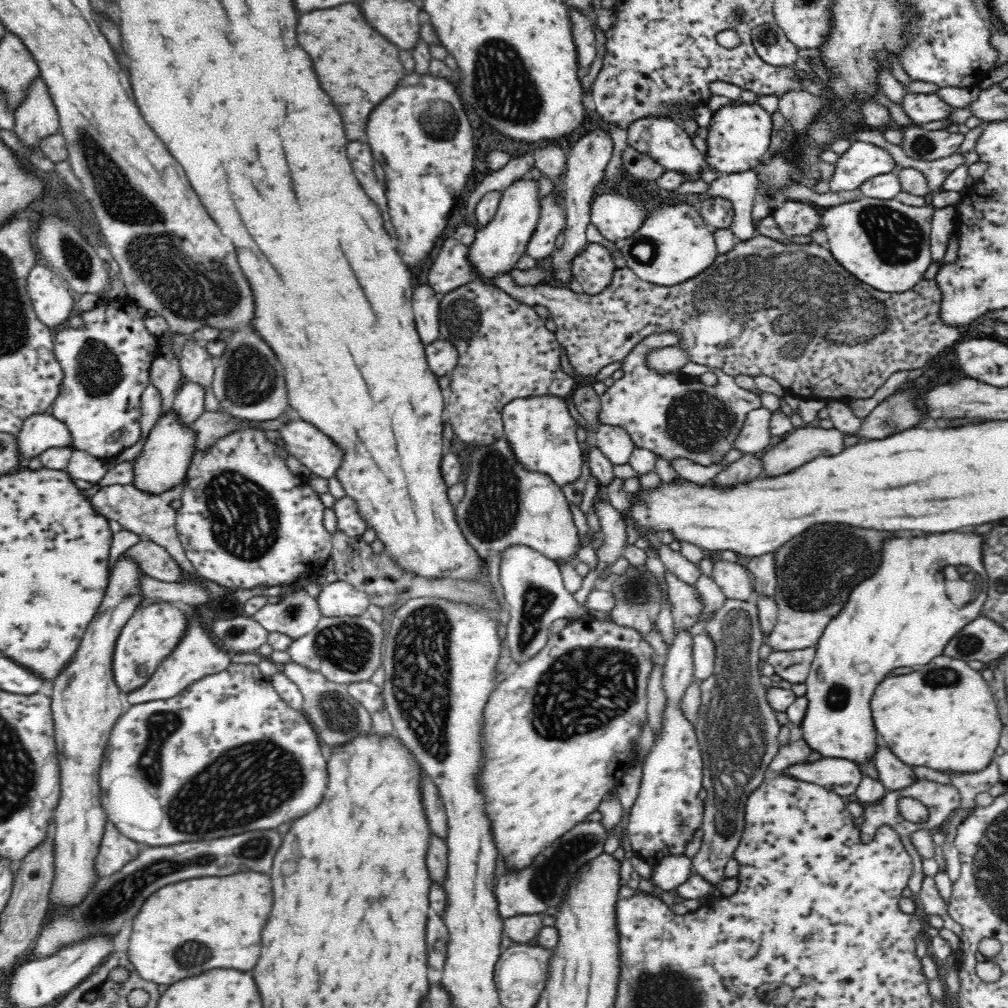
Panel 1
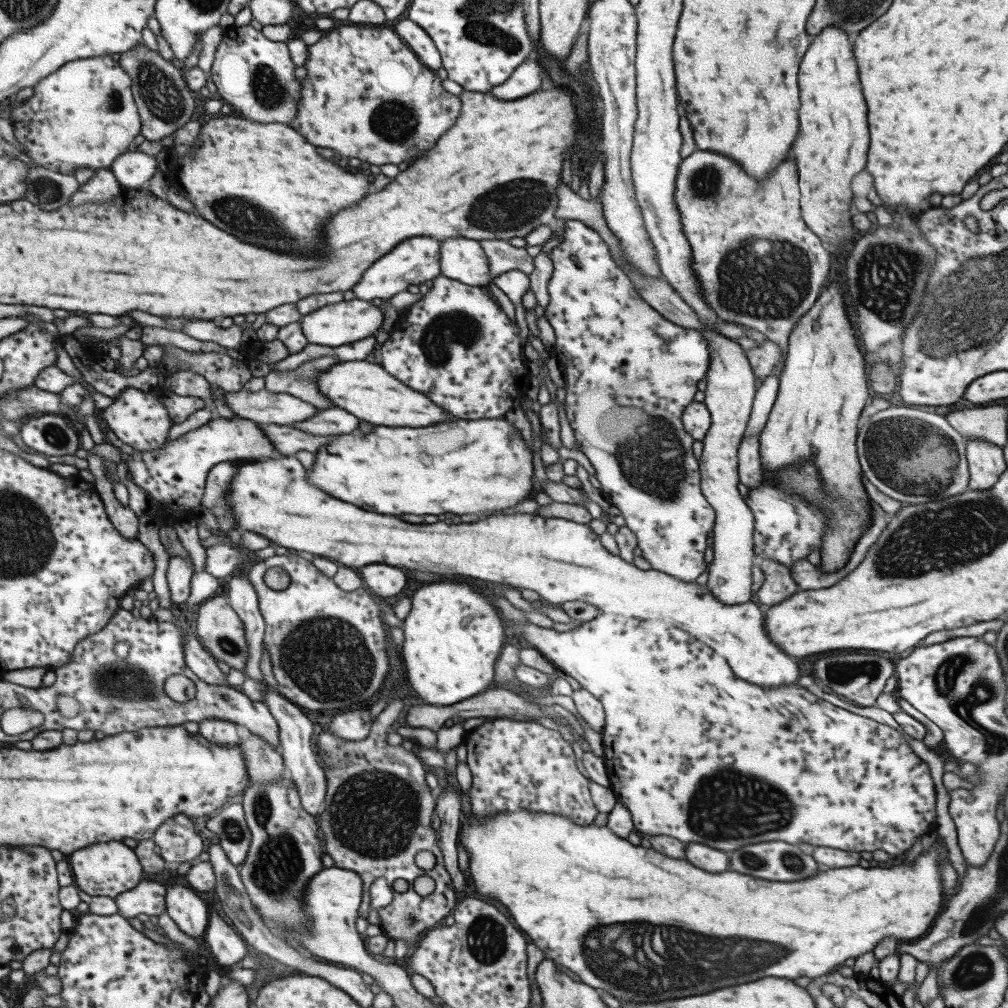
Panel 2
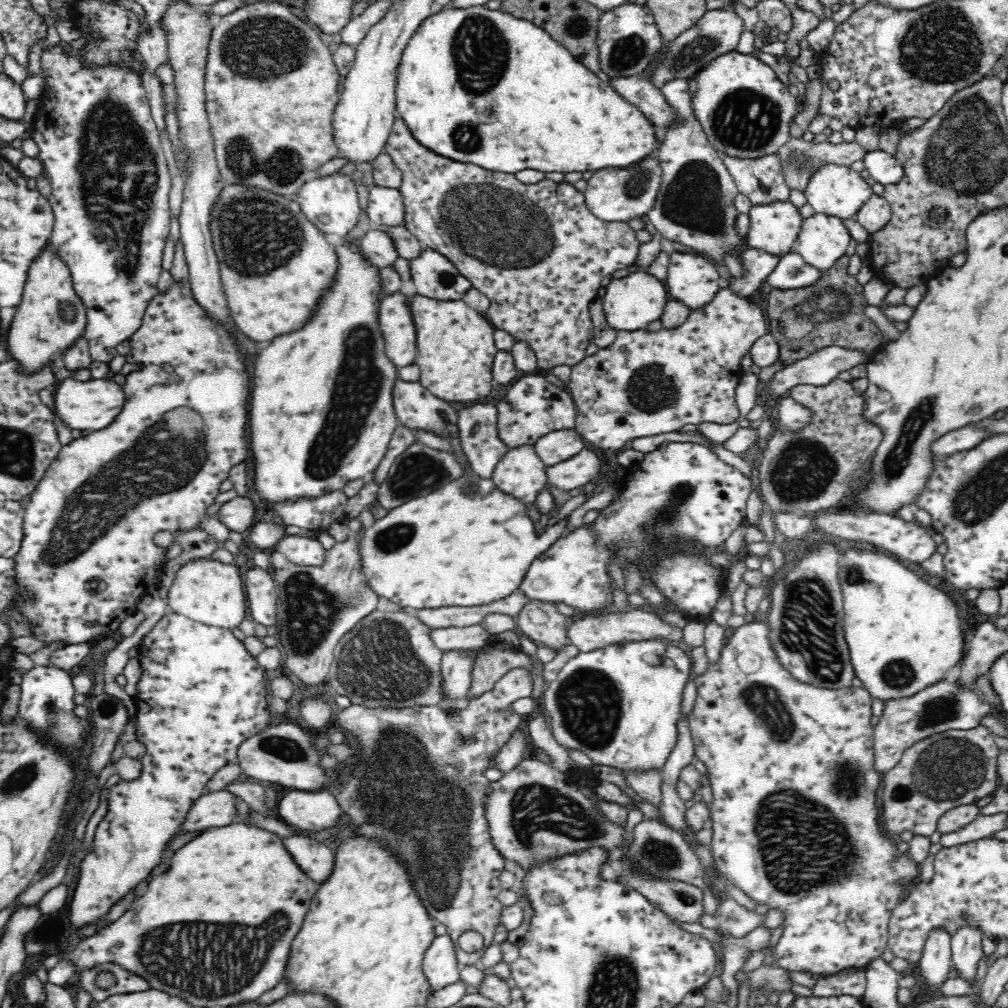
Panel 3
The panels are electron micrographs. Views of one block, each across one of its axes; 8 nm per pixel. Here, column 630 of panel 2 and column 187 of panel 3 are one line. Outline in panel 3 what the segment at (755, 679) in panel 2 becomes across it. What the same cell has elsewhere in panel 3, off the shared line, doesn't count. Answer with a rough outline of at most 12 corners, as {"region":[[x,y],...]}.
{"region":[[208,558],[180,568],[169,611],[210,626],[246,618],[242,573]]}

